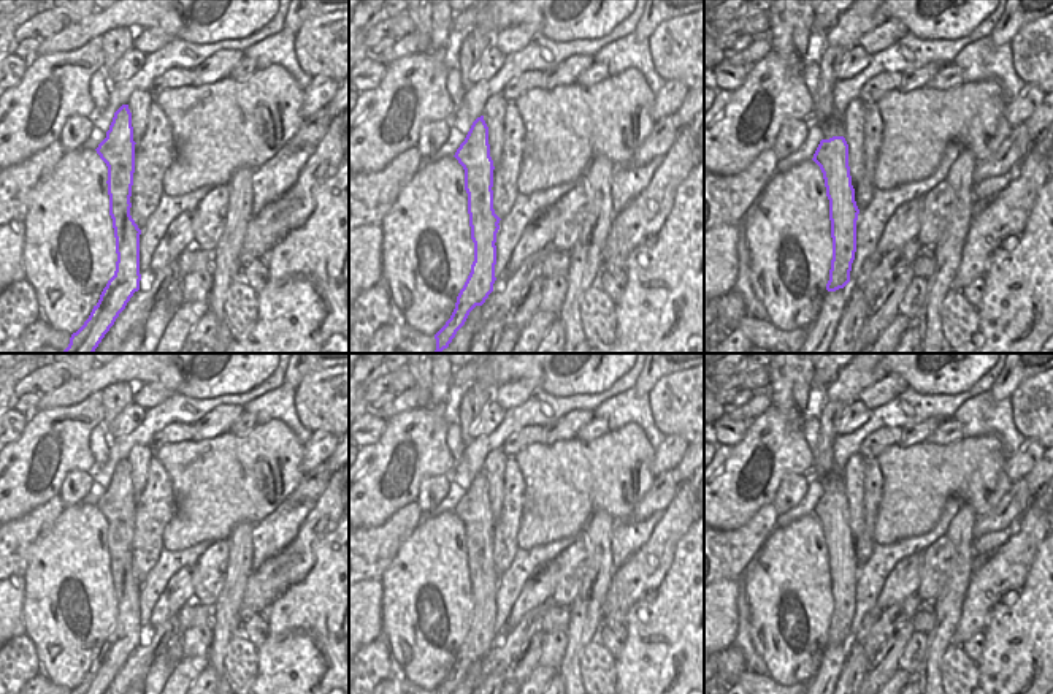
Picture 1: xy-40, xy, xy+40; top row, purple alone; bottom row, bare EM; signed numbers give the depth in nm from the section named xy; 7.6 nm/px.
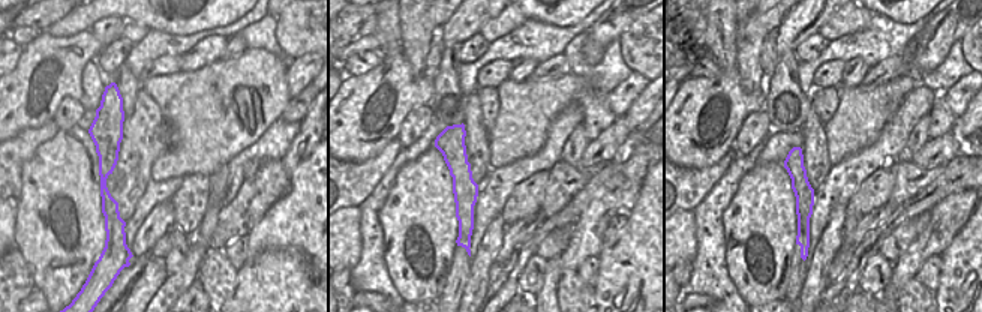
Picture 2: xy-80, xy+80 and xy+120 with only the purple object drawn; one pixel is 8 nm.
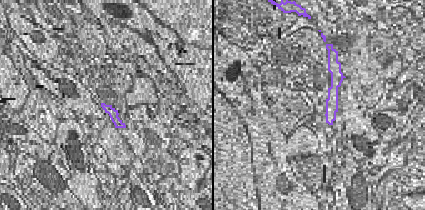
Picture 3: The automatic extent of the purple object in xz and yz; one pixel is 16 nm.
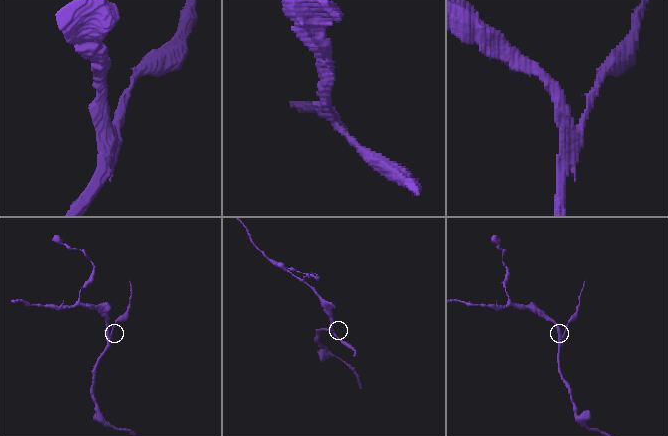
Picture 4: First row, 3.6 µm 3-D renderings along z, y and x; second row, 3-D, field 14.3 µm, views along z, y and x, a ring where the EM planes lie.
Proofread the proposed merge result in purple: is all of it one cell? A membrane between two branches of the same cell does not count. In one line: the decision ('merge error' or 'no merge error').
merge error

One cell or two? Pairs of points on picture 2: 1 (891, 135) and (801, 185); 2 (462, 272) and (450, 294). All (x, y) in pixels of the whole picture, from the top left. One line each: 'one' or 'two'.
1: two
2: one

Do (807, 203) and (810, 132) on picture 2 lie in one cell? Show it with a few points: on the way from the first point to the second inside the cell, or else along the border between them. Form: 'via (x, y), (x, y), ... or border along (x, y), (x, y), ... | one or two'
border along (802, 162), (807, 180), (814, 189) | two

